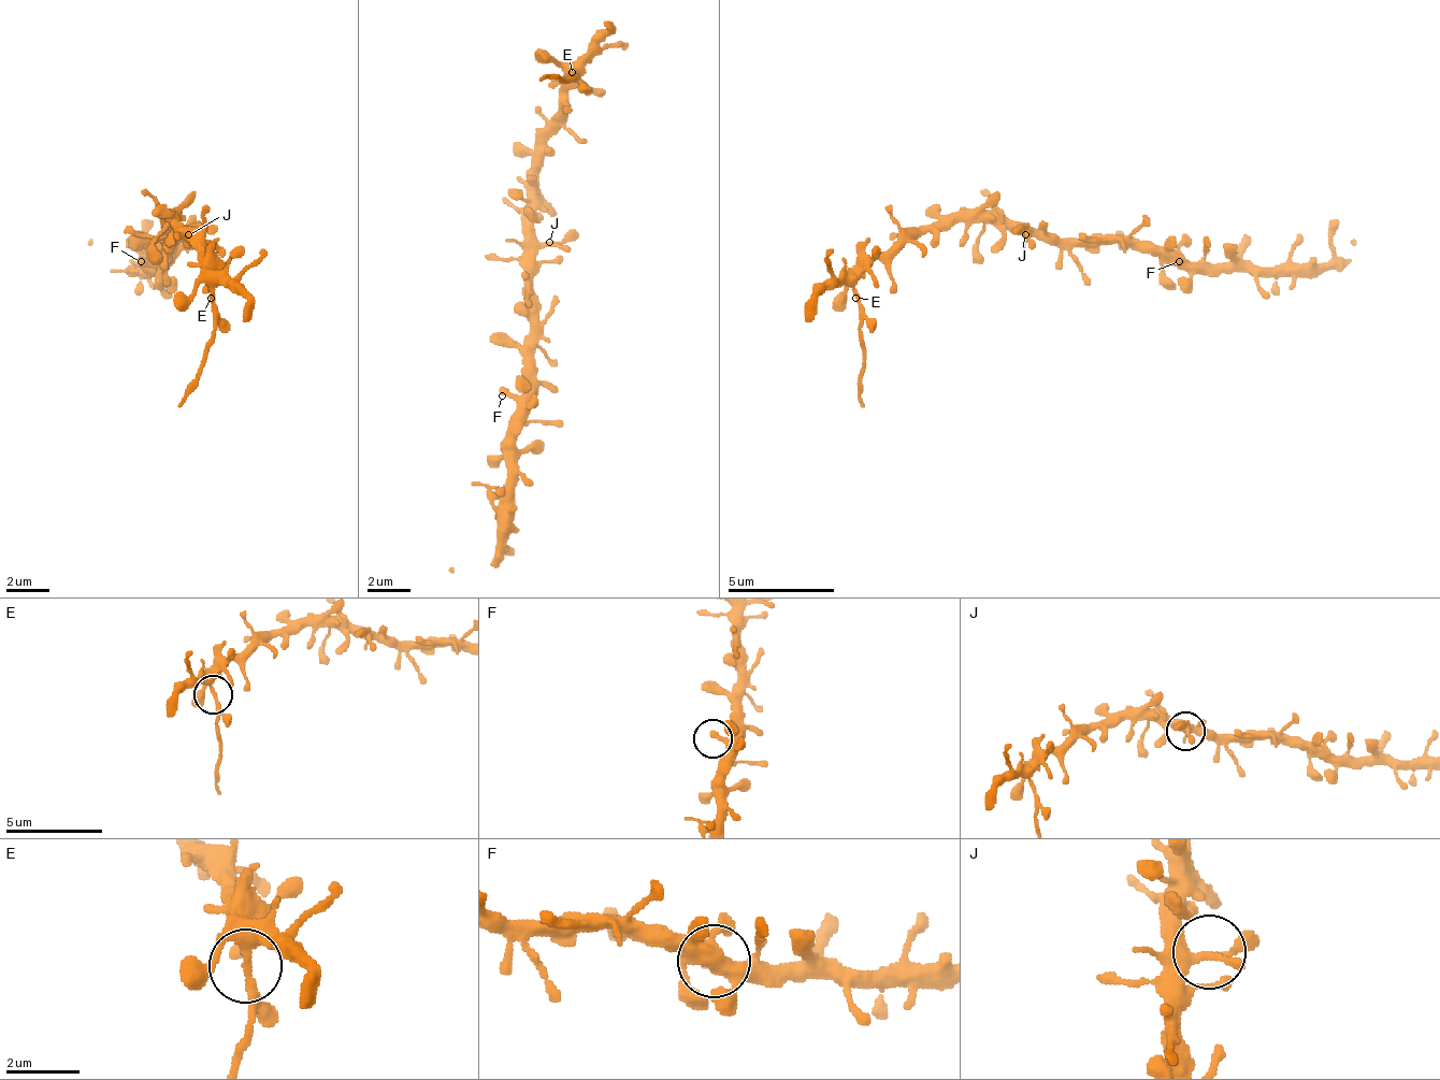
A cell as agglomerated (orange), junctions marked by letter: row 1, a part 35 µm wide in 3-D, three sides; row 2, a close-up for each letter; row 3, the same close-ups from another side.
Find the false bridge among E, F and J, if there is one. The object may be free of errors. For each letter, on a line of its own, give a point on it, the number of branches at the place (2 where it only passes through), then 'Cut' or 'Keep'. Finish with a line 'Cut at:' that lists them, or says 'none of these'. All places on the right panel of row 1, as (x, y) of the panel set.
E: Place: (855, 298). Branches: 2. Cut
F: Place: (1179, 261). Branches: 1. Keep
J: Place: (1025, 234). Branches: 2. Keep
Cut at: E

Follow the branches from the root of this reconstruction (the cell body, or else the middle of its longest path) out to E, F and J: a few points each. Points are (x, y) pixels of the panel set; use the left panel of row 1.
E: (168, 240), (168, 229), (178, 219), (199, 245), (199, 256), (210, 272), (210, 299)
F: (168, 240), (168, 250), (157, 261), (141, 261)
J: (168, 240), (188, 234)

